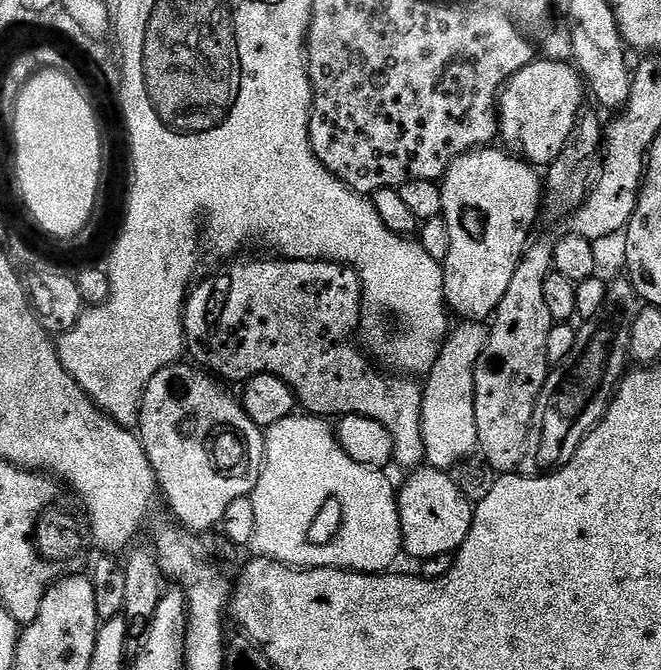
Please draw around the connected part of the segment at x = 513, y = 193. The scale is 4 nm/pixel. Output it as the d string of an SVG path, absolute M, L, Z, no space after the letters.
M485 146L459 156L440 184L442 215L450 230L450 254L442 261L444 298L449 309L468 322L495 317L510 278L530 247L532 227L540 212L542 216L541 173L539 176L519 155L496 147Z

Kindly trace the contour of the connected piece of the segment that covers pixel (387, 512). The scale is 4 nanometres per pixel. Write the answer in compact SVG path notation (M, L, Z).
M293 414L282 422L270 426L264 432L264 466L260 469L260 477L256 488L251 494L254 502L254 526L256 537L252 539L251 547L257 548L261 557L277 560L279 564L289 564L291 568L341 568L347 572L387 572L399 556L402 556L404 535L400 525L400 502L397 489L392 488L385 473L378 468L367 468L356 464L346 450L342 450L339 438L336 437L333 425L327 419L311 414Z

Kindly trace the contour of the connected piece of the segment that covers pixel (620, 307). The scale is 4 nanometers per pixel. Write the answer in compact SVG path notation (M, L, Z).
M613 279L609 283L604 306L594 319L579 325L570 358L549 371L540 400L536 403L538 439L534 444L534 456L536 452L536 464L540 470L562 468L576 457L582 442L594 430L596 423L604 419L612 397L626 375L630 364L630 332L642 301L631 280Z

